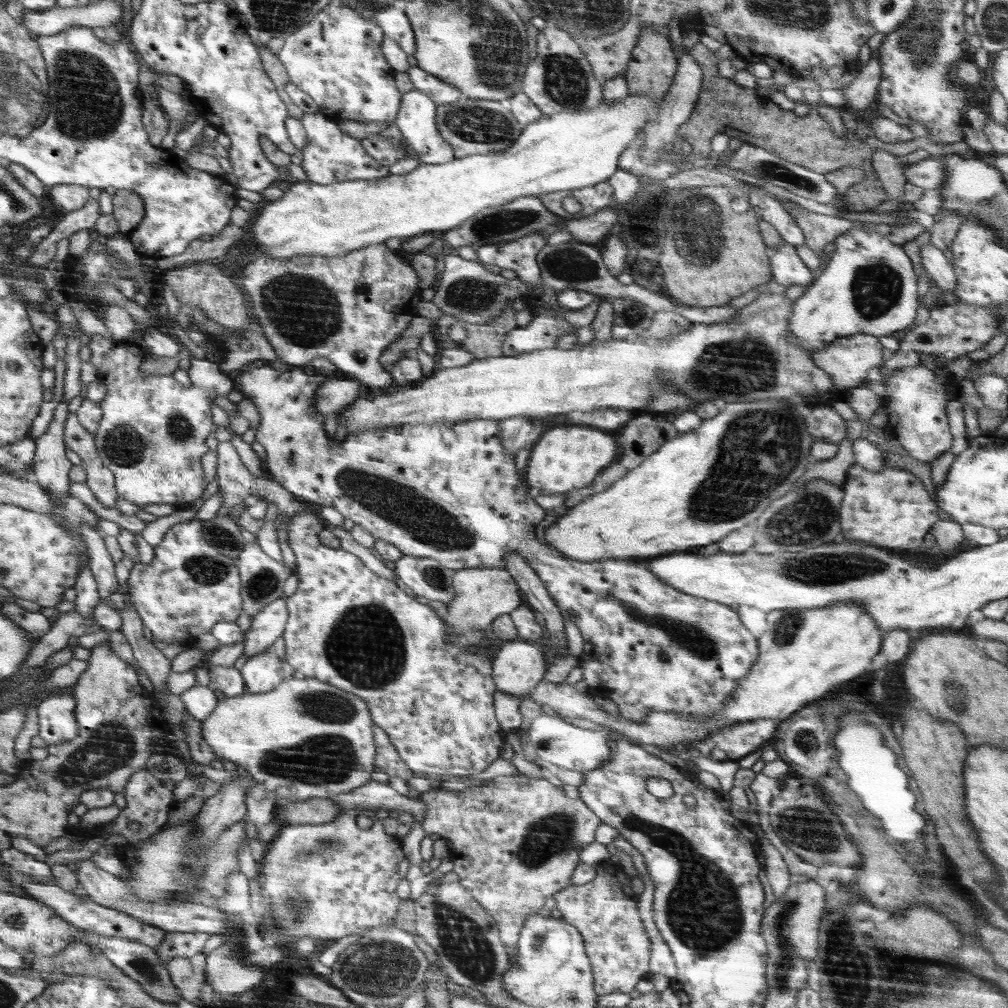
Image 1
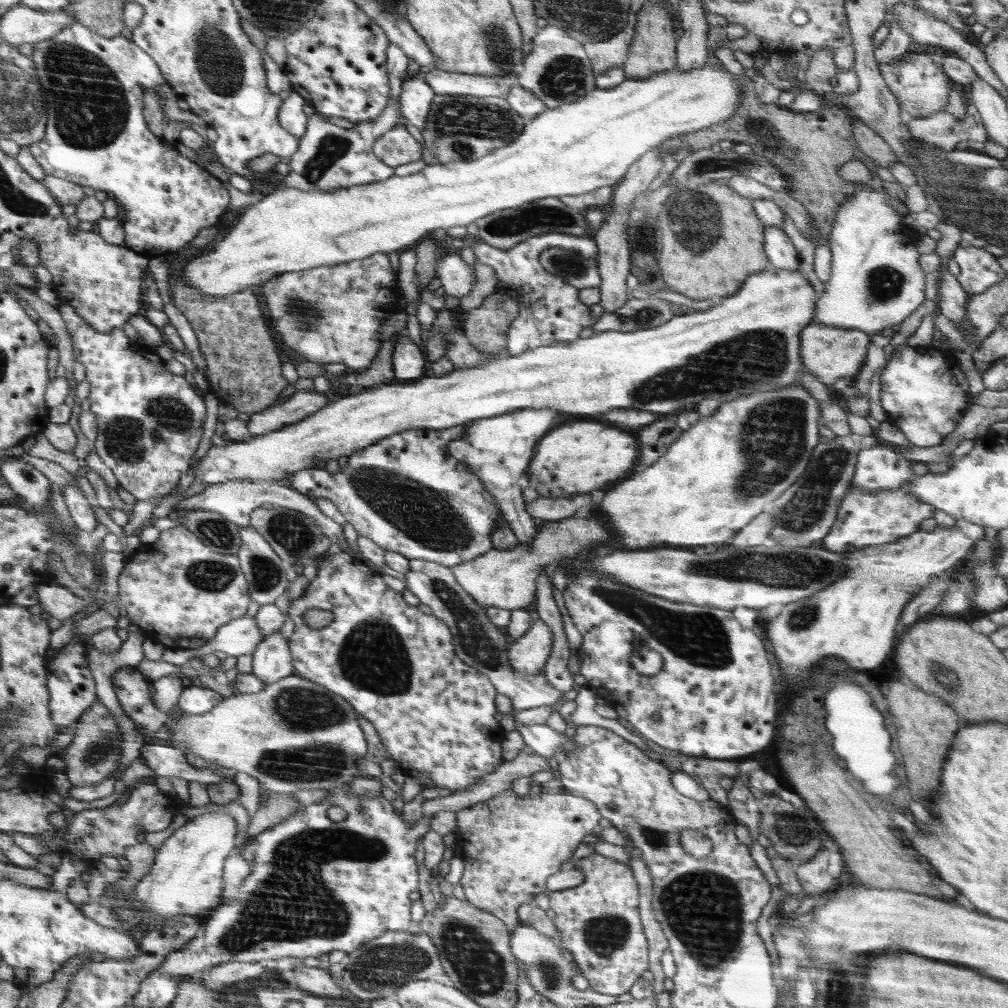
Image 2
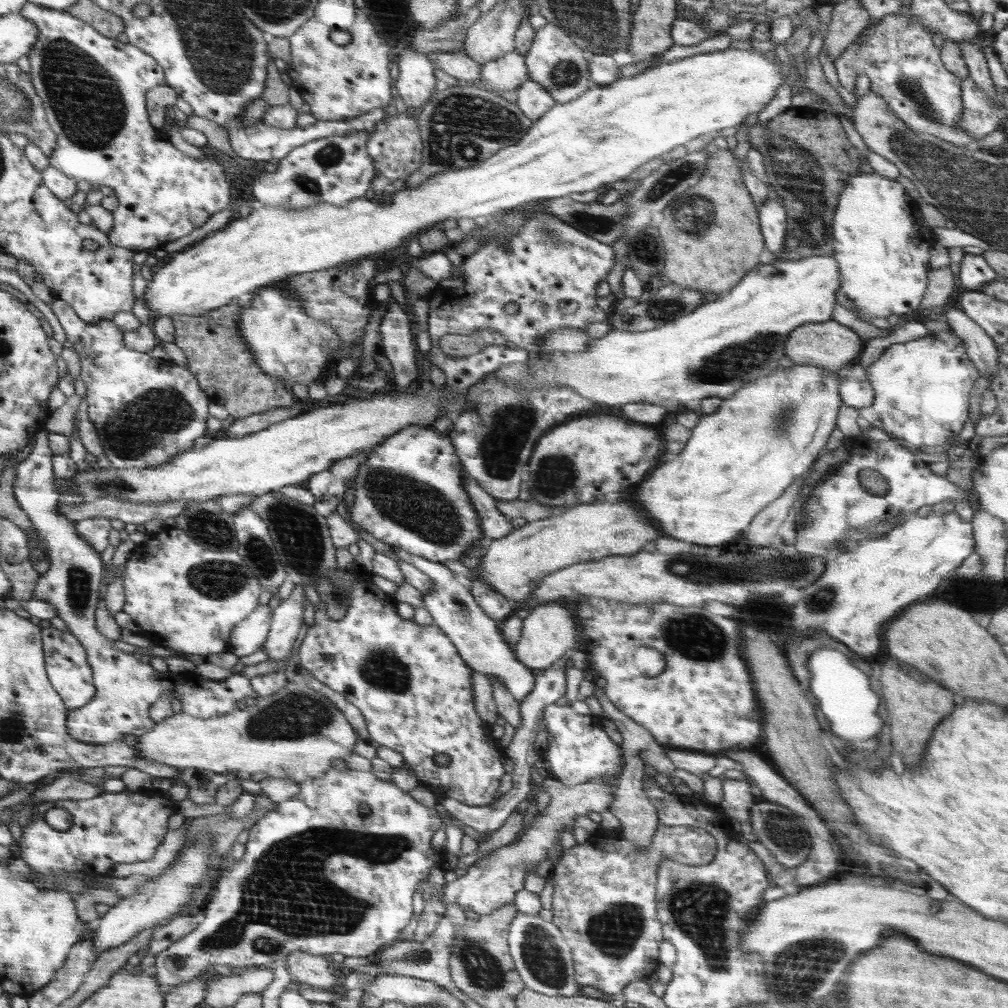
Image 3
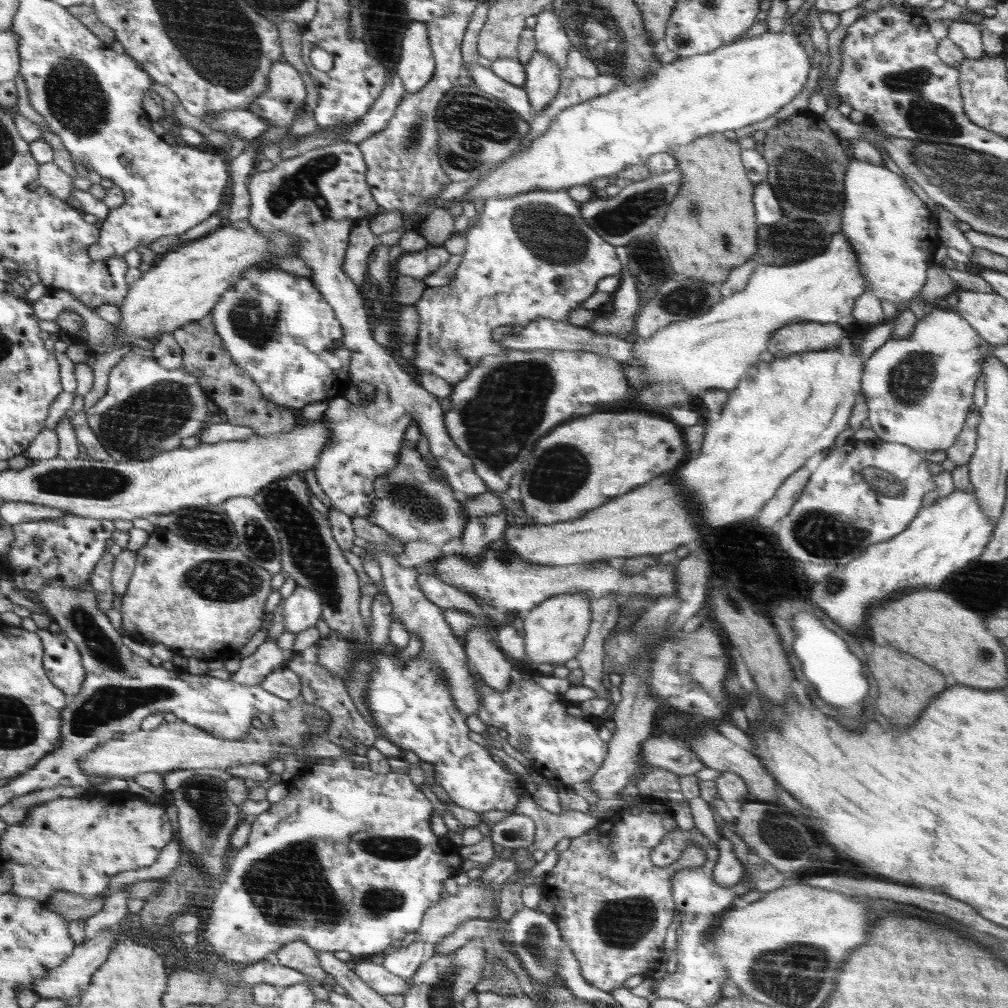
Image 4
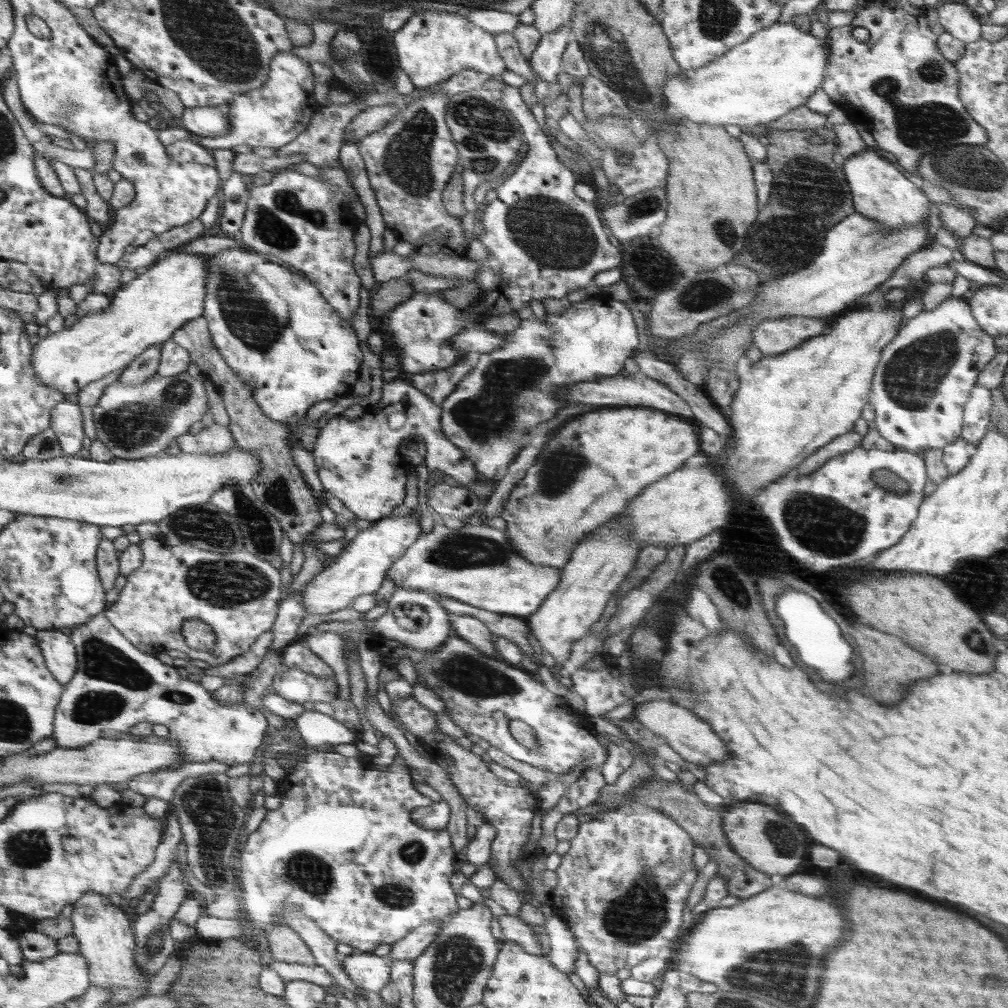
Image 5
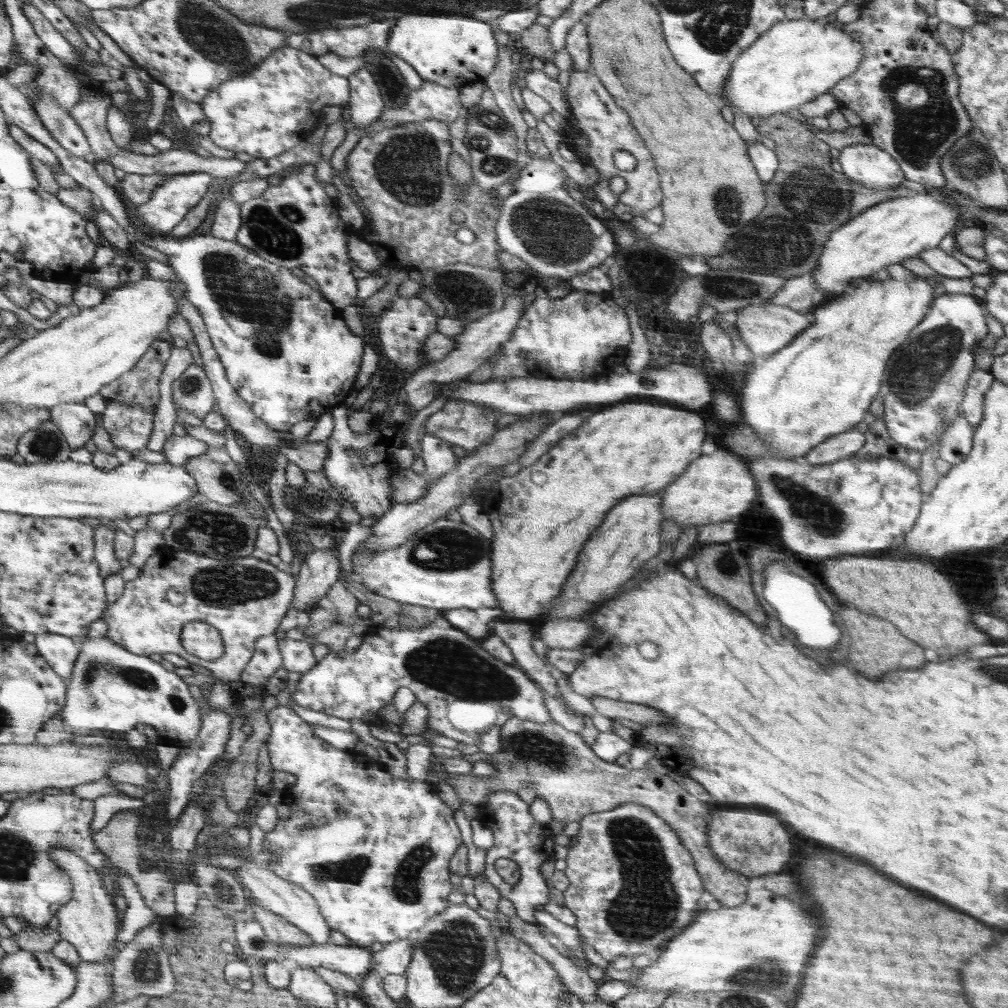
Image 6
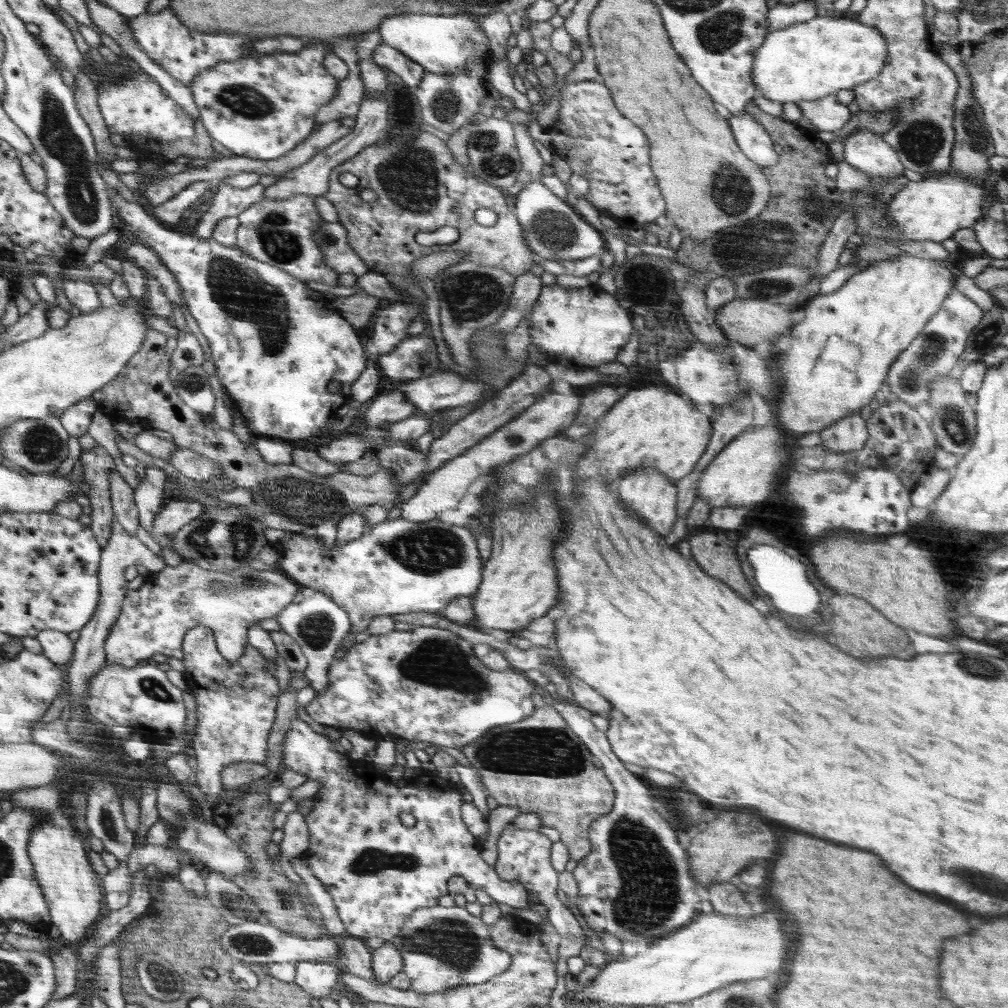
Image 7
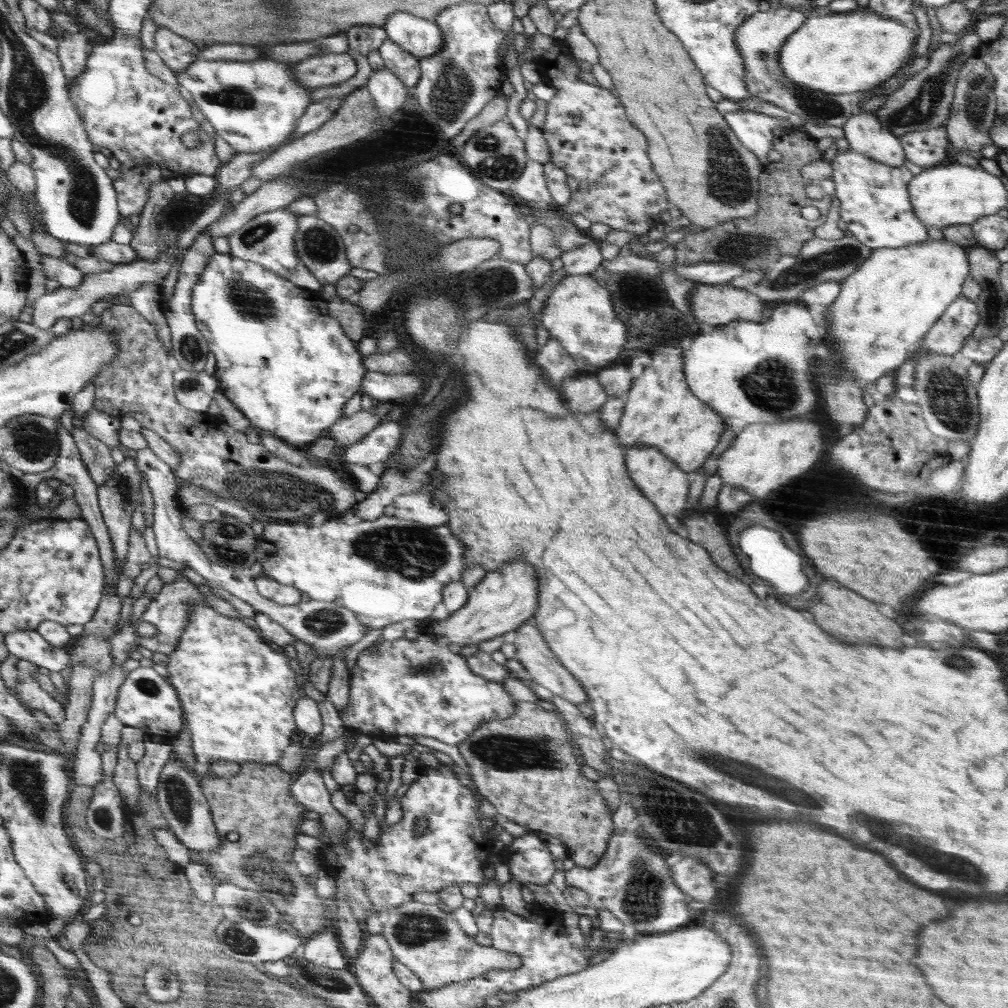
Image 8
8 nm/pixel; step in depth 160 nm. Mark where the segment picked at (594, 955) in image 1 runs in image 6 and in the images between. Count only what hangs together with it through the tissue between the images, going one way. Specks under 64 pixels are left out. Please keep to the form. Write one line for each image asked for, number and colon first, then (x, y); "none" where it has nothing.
2: (598, 919)
3: (605, 902)
4: (613, 906)
5: (622, 886)
6: (633, 885)

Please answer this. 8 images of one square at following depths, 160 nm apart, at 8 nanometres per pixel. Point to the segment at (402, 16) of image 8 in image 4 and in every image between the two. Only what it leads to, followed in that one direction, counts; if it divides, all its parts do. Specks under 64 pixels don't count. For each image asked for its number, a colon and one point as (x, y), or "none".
4: (416, 65)
5: (432, 46)
6: (450, 50)
7: (442, 44)

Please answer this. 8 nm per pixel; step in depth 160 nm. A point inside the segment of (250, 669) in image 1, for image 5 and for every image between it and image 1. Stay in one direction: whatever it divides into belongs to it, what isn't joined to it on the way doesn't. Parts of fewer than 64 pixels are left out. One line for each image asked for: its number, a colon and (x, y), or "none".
2: (272, 661)
3: (287, 617)
4: (302, 609)
5: (359, 569)

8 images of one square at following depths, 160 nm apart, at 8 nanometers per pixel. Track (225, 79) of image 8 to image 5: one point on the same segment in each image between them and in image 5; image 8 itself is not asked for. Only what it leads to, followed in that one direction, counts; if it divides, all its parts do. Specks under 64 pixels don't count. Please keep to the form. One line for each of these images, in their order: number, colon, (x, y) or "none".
5: (273, 116)
6: (263, 113)
7: (259, 107)

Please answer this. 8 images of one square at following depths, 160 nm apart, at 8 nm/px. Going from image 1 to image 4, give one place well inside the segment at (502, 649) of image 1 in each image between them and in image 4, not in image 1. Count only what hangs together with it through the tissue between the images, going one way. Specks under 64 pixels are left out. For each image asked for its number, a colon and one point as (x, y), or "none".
2: (528, 654)
3: (549, 631)
4: (554, 631)

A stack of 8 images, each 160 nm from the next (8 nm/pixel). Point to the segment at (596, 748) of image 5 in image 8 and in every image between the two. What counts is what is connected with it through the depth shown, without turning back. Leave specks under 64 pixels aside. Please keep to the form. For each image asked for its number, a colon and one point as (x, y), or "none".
6: (469, 694)
7: (427, 685)
8: (424, 687)

